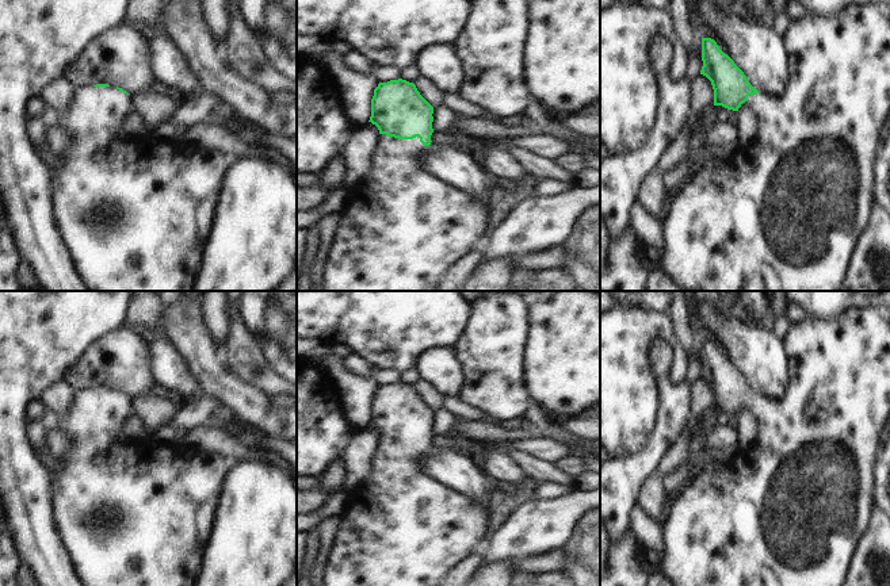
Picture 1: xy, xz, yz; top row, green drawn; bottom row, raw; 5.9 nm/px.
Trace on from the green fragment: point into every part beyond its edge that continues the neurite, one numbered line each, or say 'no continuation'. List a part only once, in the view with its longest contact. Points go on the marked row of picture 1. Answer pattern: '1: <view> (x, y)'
1: xz (401, 229)

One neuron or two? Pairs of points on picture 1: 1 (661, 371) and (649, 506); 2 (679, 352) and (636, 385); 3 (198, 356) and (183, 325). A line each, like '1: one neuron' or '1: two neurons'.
1: two neurons
2: one neuron
3: one neuron

